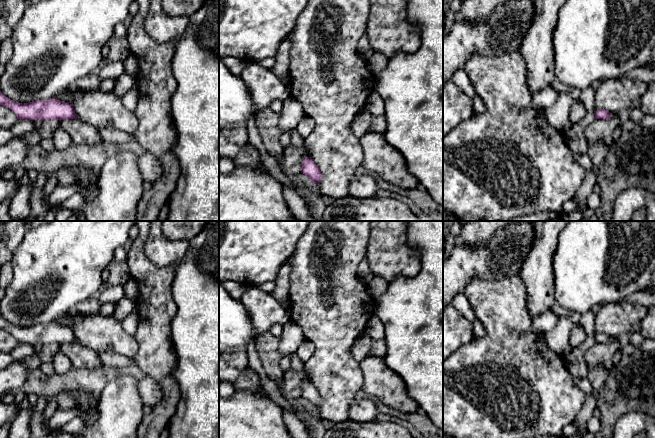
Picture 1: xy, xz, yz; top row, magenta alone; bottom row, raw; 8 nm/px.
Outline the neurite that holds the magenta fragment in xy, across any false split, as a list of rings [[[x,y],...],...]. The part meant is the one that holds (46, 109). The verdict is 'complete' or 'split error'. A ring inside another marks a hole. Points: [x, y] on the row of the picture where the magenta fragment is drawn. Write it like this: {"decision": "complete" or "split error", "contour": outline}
{"decision": "complete", "contour": [[[0,91],[0,105],[11,109],[18,119],[29,120],[64,120],[74,119],[76,116],[73,106],[55,98],[19,103],[6,97]]]}

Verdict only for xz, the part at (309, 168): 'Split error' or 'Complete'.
Complete

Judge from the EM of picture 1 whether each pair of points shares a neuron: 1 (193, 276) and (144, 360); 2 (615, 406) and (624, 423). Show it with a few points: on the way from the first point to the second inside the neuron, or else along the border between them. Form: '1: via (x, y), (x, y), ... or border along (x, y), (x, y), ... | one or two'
1: border along (174, 281), (172, 296), (176, 314), (170, 327) | two
2: border along (644, 412), (629, 411), (617, 421), (614, 427) | two

